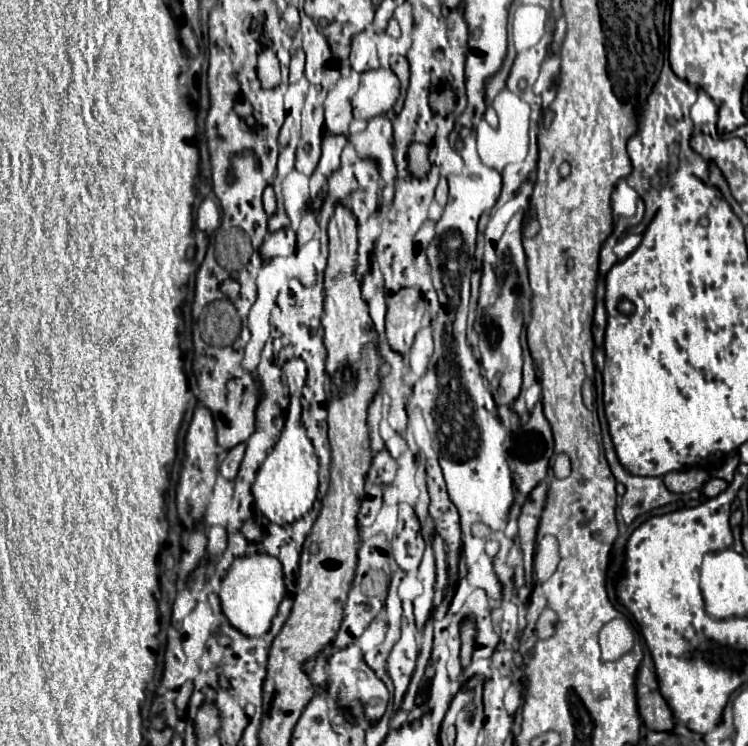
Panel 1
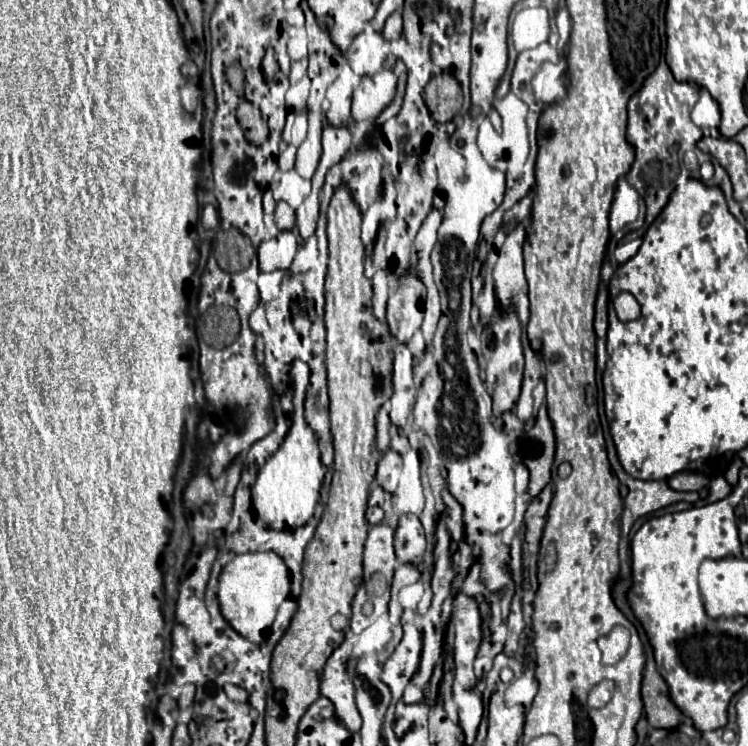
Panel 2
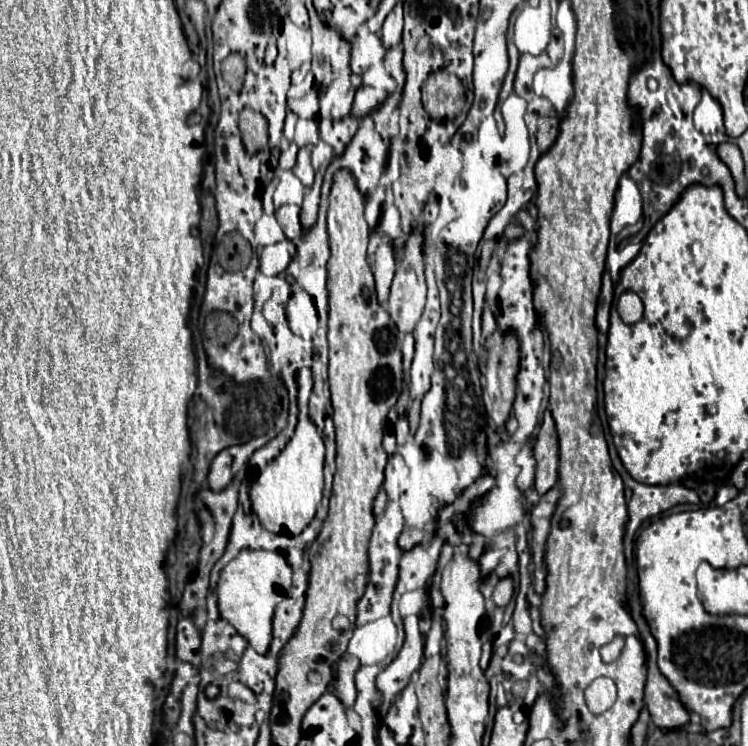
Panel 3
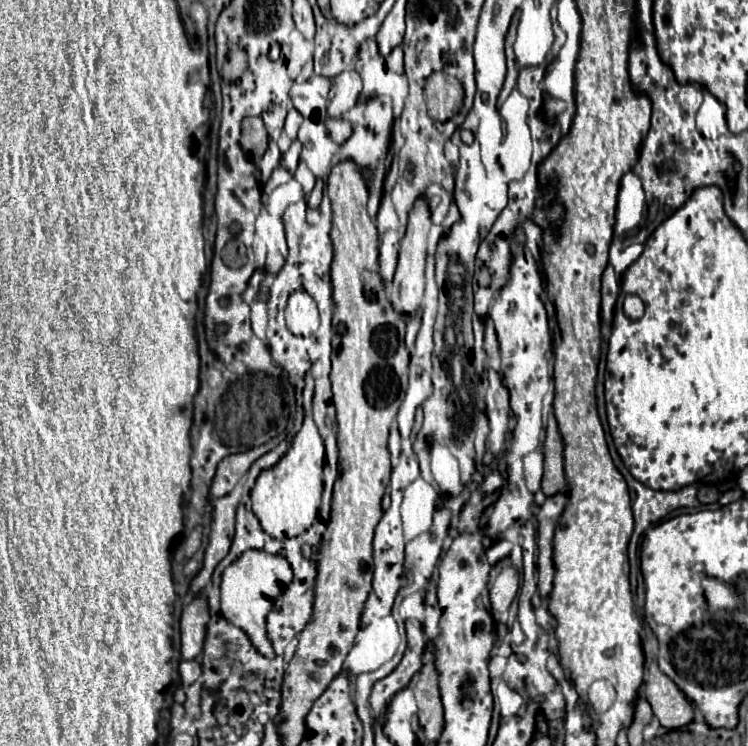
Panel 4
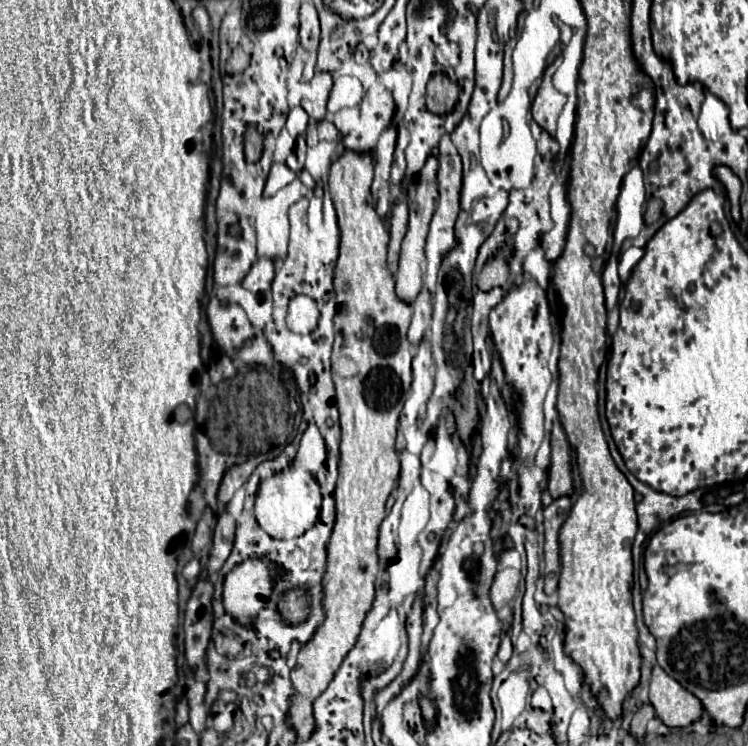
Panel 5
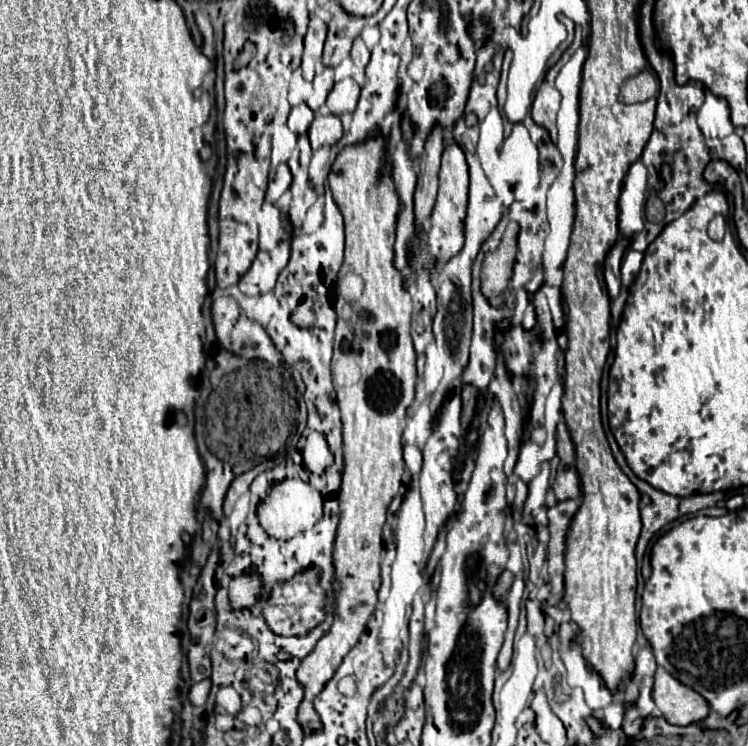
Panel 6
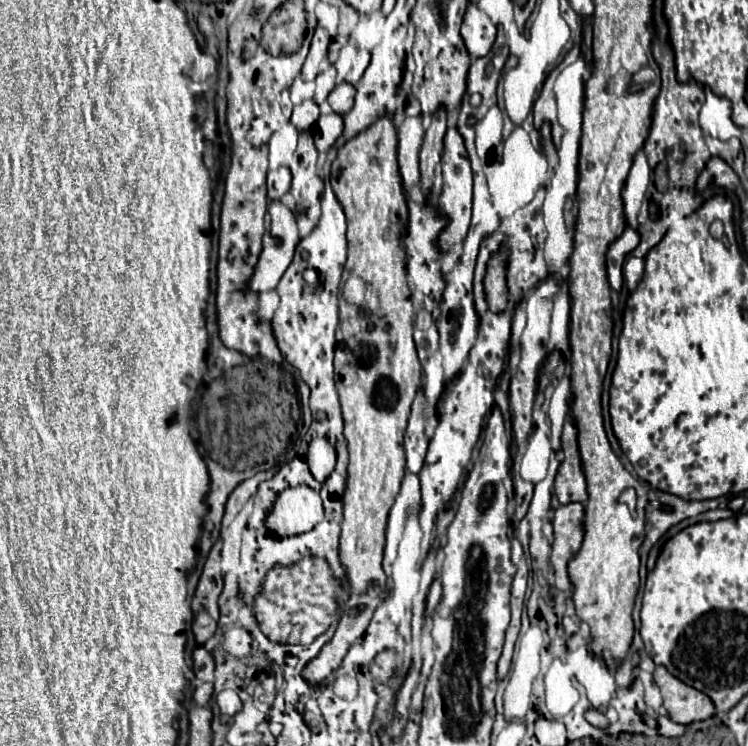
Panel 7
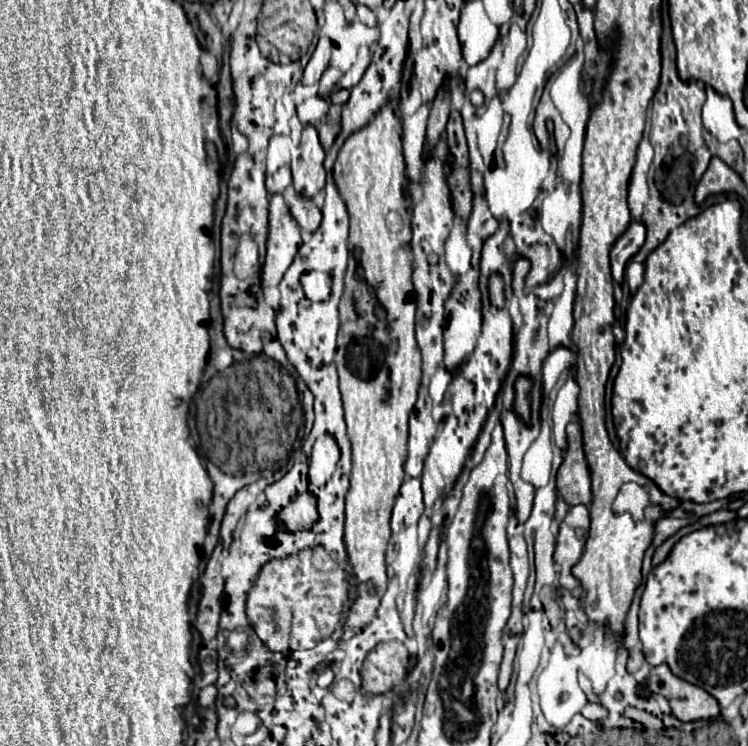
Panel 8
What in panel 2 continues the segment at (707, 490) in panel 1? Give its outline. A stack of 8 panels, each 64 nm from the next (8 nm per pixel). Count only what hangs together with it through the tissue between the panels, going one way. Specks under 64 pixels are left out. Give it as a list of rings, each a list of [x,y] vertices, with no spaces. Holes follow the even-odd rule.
[[[718,476],[718,478],[714,478],[712,482],[710,482],[710,492],[708,492],[708,502],[718,502],[718,500],[722,500],[722,498],[726,498],[728,494],[730,494],[730,484],[722,478],[722,476]]]

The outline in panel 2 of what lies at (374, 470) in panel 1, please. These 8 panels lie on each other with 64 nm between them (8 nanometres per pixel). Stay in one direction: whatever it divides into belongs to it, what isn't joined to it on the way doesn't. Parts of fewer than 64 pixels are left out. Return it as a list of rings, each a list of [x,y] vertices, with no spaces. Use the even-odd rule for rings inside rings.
[[[384,454],[376,468],[376,482],[386,492],[394,492],[400,474],[402,474],[402,458],[398,454]]]

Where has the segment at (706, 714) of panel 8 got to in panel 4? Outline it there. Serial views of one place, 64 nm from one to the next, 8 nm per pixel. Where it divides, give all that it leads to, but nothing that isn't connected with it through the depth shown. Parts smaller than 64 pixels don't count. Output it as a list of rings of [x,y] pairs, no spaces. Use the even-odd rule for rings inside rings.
[[[656,662],[646,666],[646,700],[652,706],[654,716],[664,728],[682,728],[694,720],[692,702],[678,690],[678,686],[658,668]]]

